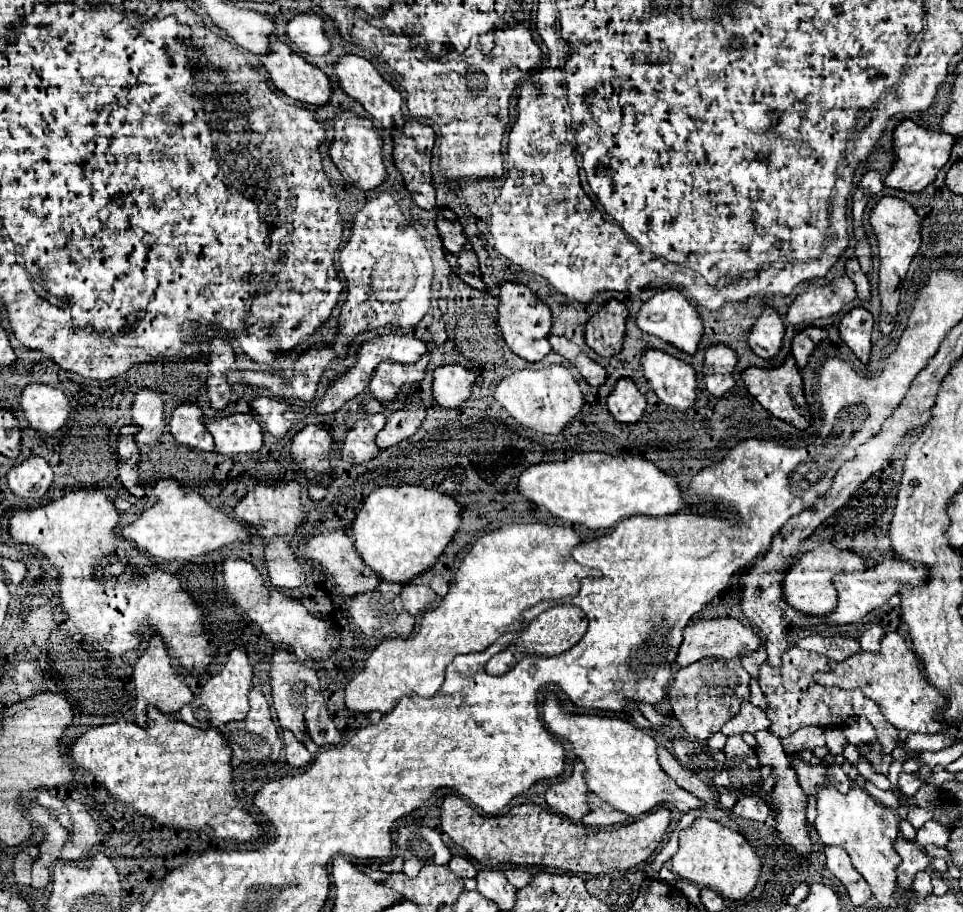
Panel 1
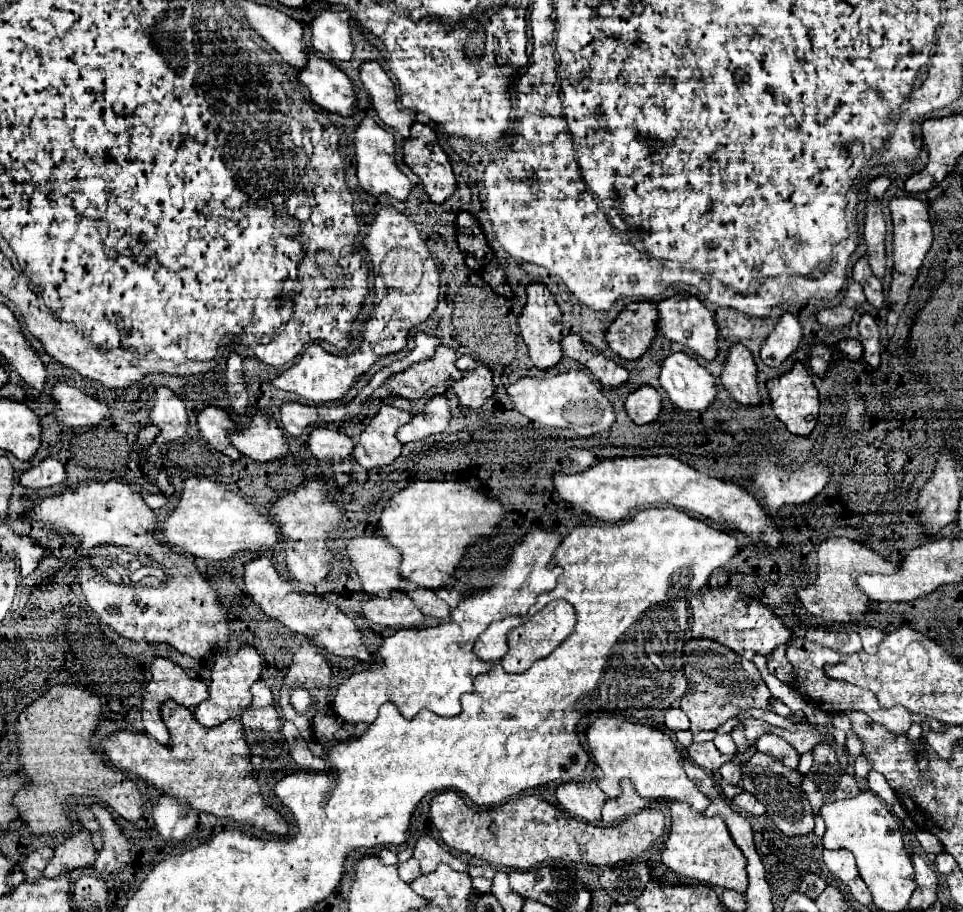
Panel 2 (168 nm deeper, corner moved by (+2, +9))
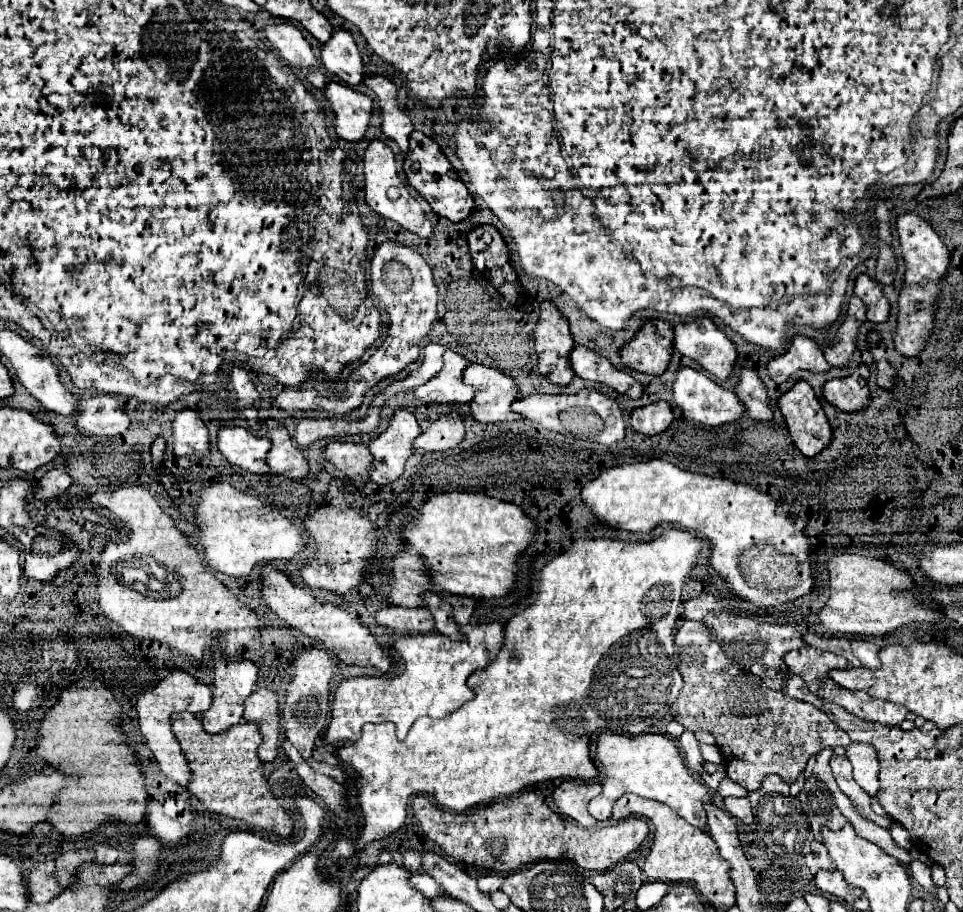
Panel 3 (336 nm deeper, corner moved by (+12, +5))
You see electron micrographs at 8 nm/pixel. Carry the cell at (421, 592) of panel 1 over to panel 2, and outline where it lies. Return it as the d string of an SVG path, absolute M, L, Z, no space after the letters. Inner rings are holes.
M408 590L408 594L426 616L436 616L442 620L450 618L450 606L444 600L440 600L434 590L416 590L416 592Z

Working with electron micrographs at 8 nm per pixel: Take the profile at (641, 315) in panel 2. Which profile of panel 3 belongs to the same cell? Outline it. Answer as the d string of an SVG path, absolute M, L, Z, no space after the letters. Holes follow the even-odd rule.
M646 320L618 354L632 370L662 374L672 358L672 324L664 320Z

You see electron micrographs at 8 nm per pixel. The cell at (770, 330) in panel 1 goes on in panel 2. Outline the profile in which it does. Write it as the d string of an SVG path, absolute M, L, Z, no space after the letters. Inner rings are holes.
M786 312L778 320L774 332L766 338L766 342L762 346L762 352L760 352L762 362L766 366L778 368L788 356L792 356L800 348L802 334L804 332L802 332L802 326L800 326L798 318L792 316L790 312Z

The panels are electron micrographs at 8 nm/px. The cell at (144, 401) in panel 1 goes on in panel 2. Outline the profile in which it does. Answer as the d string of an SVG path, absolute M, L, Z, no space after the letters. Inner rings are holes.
M160 386L160 388L156 388L156 394L154 394L154 408L152 408L152 422L160 428L160 432L162 432L162 442L158 444L158 446L162 446L162 444L170 444L170 442L174 442L174 440L180 440L184 434L186 434L186 430L188 430L188 424L190 424L190 412L188 412L188 408L186 408L186 404L170 390L170 388L166 388L166 386Z

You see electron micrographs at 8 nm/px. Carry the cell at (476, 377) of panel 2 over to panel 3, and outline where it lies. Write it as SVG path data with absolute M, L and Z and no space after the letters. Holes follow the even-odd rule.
M468 364L464 368L464 384L476 390L472 402L468 402L470 414L478 422L504 422L504 420L520 420L522 416L510 410L512 400L516 400L518 388L516 382L502 374L500 370L482 366L482 364Z

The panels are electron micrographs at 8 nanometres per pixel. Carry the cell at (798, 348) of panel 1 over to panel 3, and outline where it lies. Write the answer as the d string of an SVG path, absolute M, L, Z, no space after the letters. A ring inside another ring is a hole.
M856 376L828 380L822 386L822 390L824 390L824 398L844 412L862 410L868 402L868 394L870 394L868 386L862 384Z

